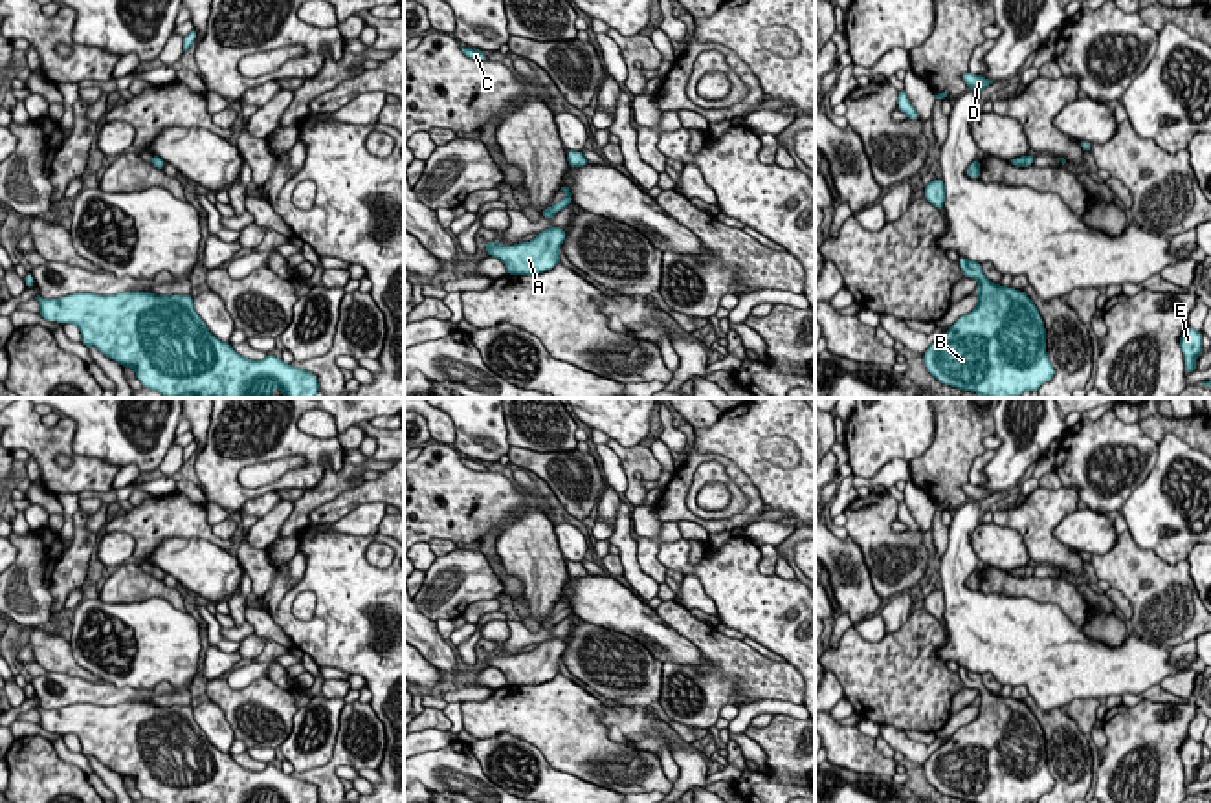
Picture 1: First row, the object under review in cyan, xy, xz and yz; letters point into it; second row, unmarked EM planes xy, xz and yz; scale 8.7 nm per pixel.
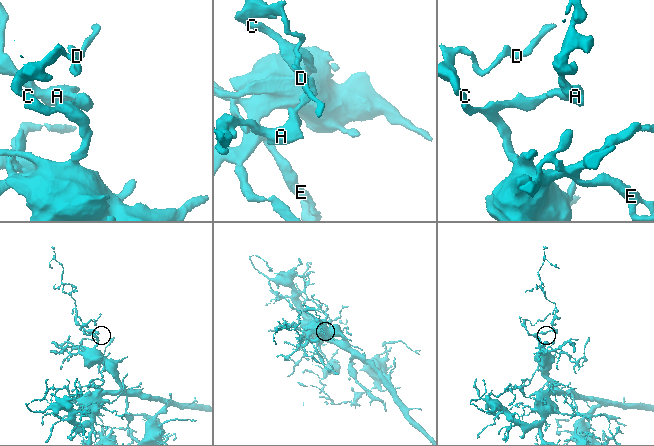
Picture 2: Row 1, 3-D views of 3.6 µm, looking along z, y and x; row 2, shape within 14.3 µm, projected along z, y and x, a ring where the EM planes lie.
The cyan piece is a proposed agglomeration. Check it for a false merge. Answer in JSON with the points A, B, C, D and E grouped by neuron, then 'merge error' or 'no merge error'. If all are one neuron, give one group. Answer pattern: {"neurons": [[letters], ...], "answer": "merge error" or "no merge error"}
{"neurons": [["A", "B", "C", "D", "E"]], "answer": "no merge error"}

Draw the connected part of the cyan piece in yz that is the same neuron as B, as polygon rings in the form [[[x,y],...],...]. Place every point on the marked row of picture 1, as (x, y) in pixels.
[[[958,258],[963,277],[976,279],[978,304],[923,354],[927,370],[943,385],[983,398],[1015,398],[1039,390],[1055,376],[1046,352],[1044,321],[1022,290],[993,284],[982,264]]]

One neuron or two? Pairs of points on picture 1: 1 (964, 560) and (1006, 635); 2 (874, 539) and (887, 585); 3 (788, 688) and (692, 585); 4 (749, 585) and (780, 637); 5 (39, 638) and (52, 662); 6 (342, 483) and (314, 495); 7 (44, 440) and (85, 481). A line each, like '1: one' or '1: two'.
1: one
2: one
3: two
4: one
5: one
6: one
7: one

